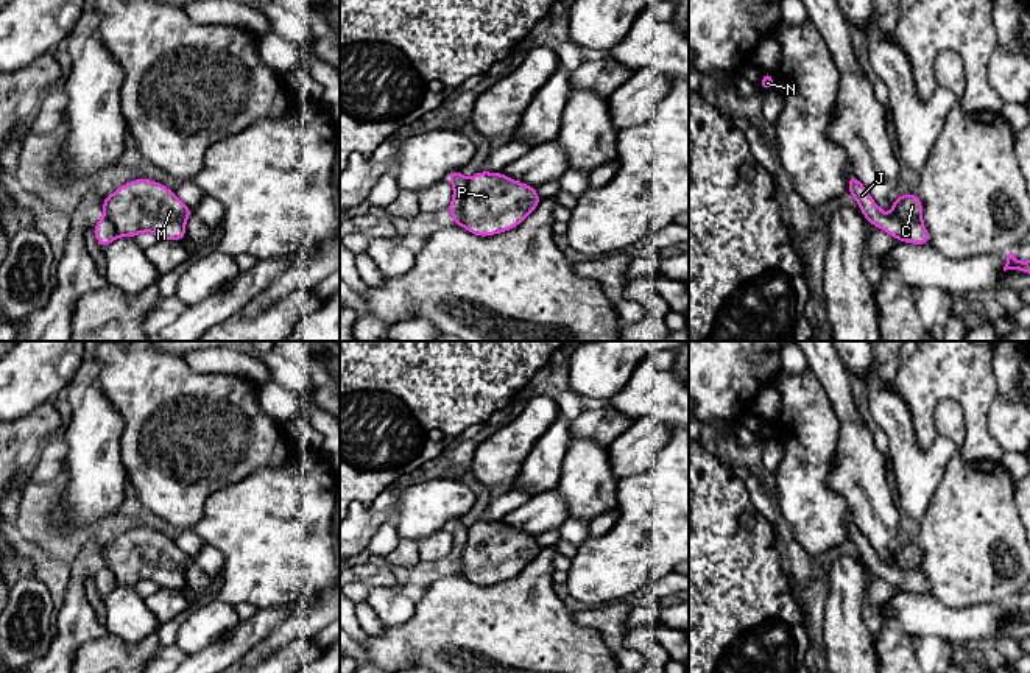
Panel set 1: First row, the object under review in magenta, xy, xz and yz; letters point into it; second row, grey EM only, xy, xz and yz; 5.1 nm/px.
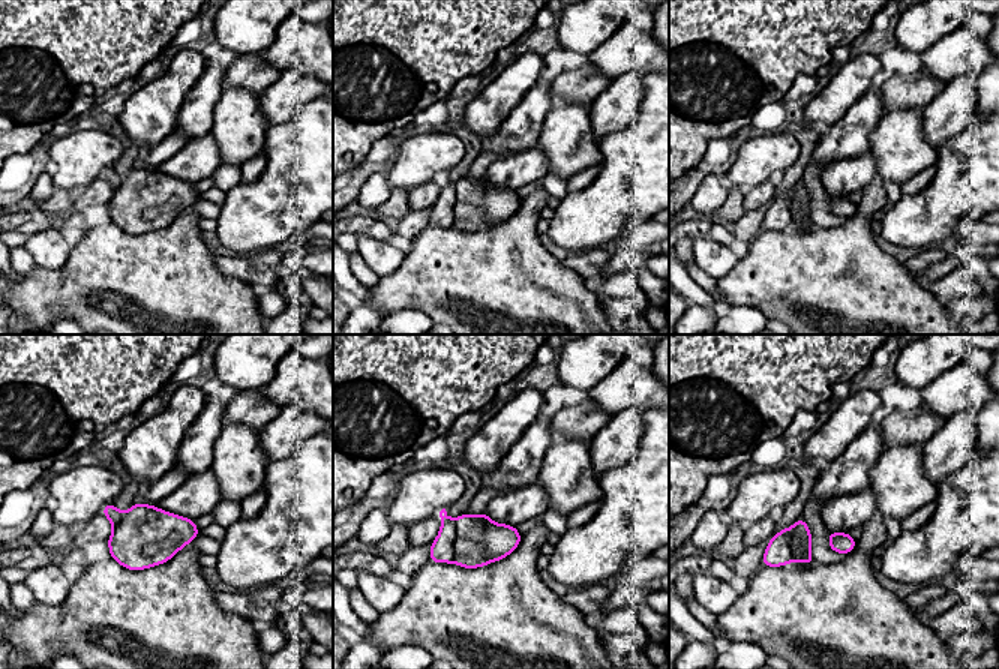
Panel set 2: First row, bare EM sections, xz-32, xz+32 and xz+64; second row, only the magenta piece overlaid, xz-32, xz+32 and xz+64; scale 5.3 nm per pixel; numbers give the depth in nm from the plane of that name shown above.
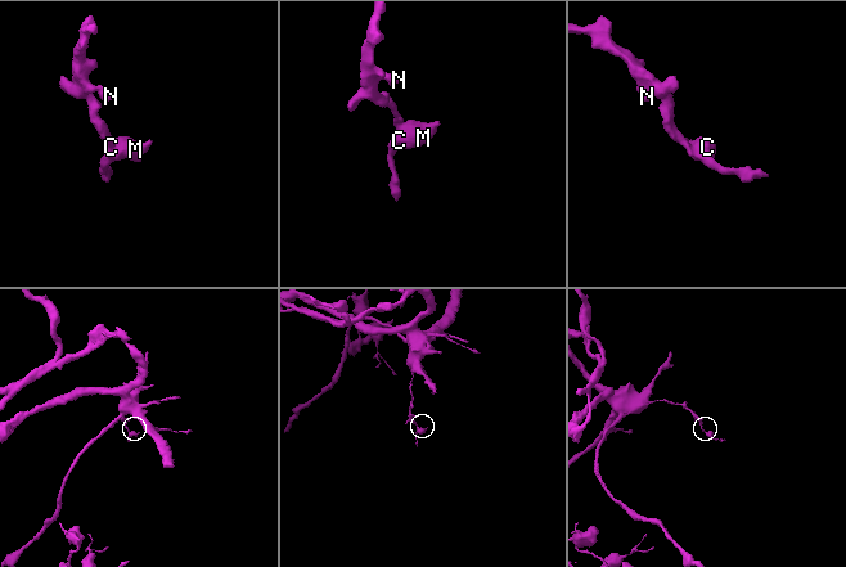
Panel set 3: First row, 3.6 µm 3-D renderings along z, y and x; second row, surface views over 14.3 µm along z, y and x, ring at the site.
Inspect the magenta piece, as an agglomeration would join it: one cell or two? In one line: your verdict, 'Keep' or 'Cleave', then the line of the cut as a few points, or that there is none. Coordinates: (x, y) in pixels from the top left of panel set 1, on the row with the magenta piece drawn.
Cleave. Split along xz (469, 179), (462, 203), (460, 225)

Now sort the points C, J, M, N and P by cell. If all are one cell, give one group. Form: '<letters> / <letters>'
C M P / J N

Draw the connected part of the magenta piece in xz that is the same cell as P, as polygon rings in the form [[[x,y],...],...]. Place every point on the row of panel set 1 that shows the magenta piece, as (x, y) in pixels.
[[[478,171],[469,179],[461,206],[461,226],[489,237],[517,227],[541,203],[536,187],[500,173]]]

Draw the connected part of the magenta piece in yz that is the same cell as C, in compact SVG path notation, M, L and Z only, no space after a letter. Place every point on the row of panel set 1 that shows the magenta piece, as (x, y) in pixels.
M916 193L901 195L891 204L893 217L902 221L922 221L922 201Z

